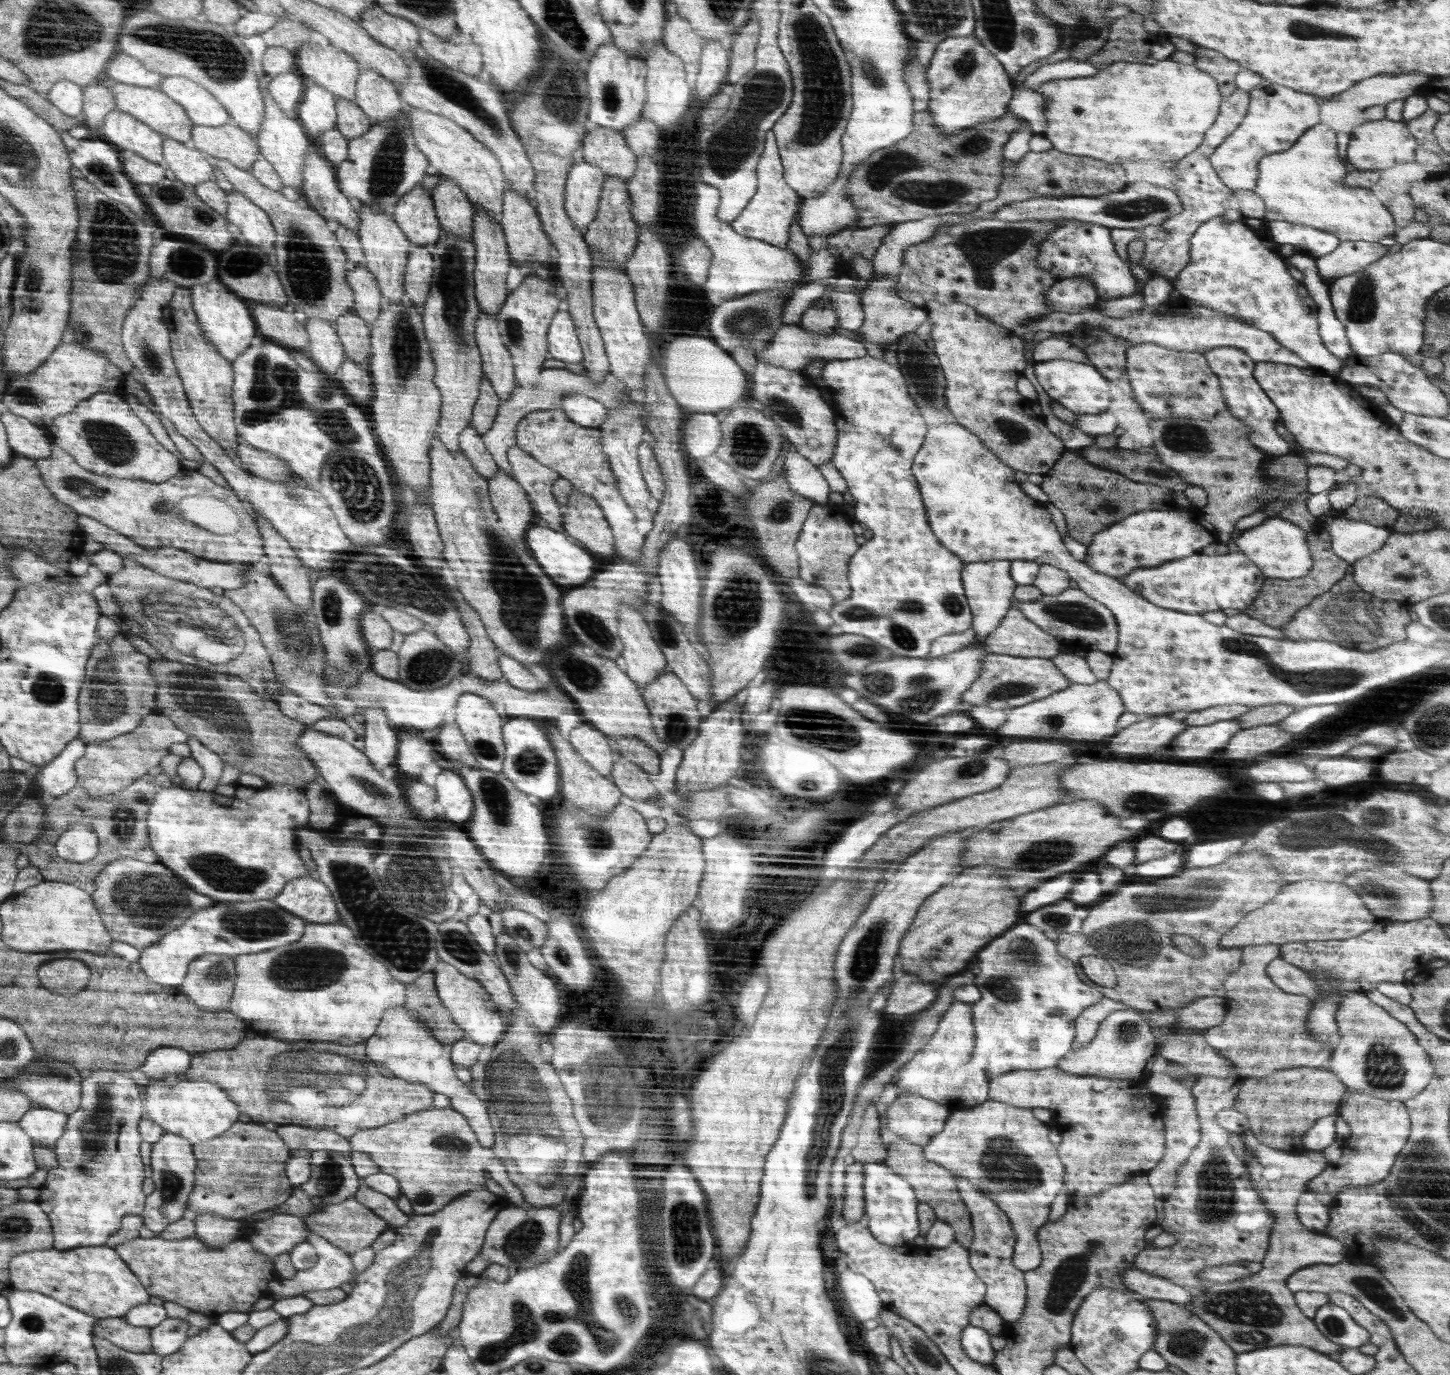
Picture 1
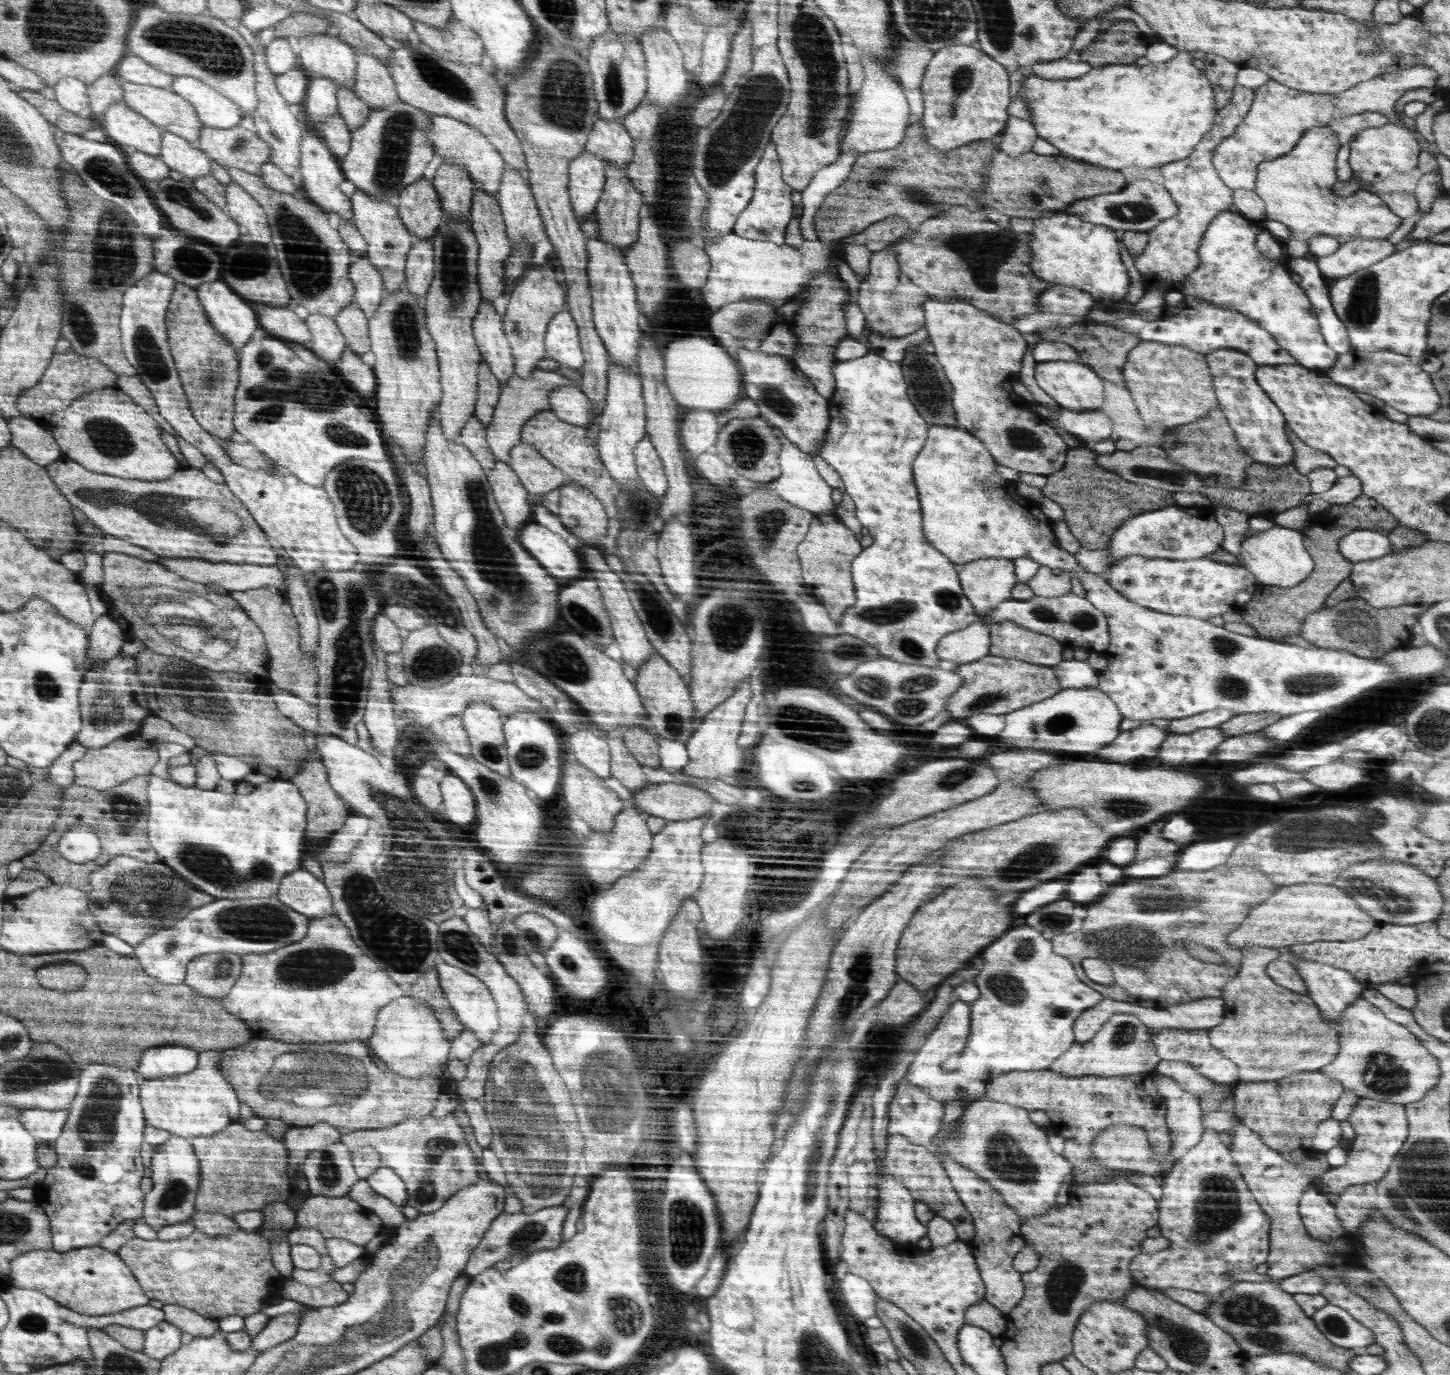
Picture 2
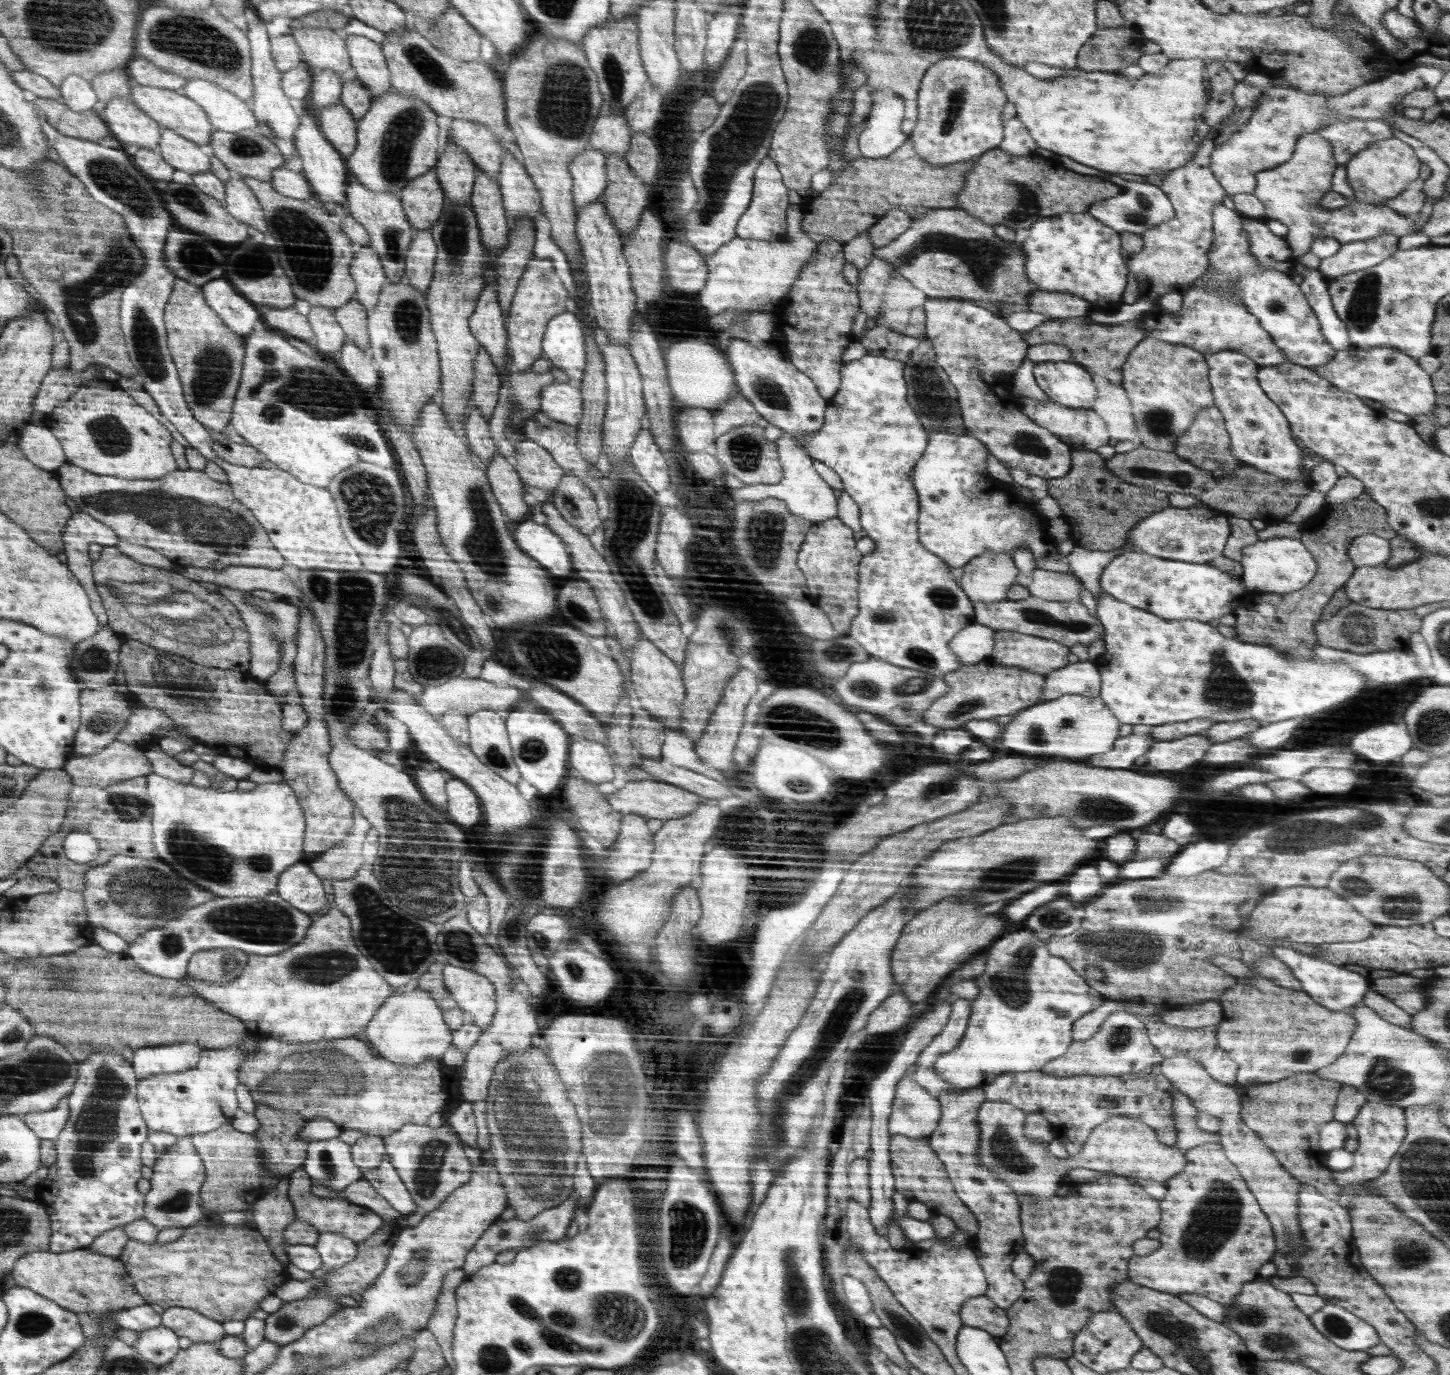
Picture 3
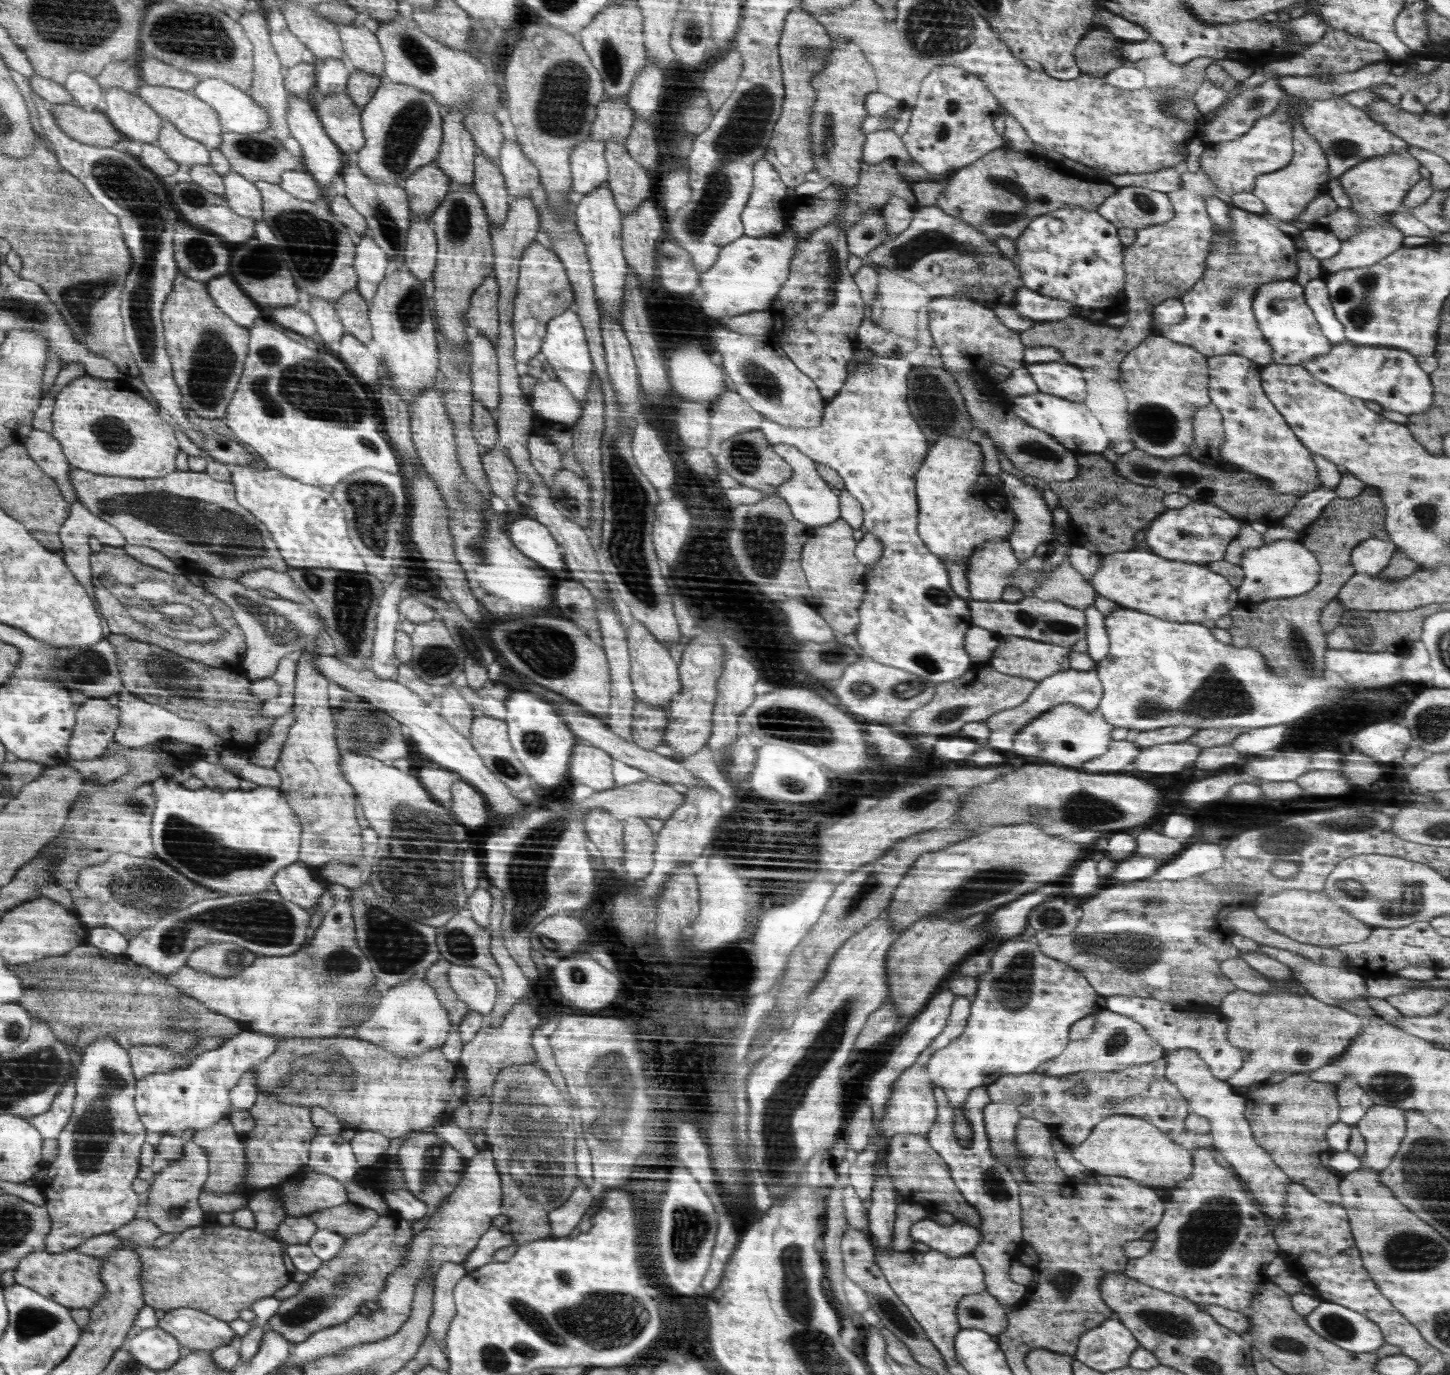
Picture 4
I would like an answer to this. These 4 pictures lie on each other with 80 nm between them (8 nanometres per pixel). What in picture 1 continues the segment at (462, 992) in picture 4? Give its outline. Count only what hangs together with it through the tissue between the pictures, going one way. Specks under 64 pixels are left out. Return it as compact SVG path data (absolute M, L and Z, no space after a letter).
M438 961L433 968L435 985L443 1005L451 1013L455 1023L465 1030L466 1037L476 1044L494 1045L503 1034L505 1024L500 1020L496 1005L490 1000L490 993L479 979L470 978L455 966L444 961Z

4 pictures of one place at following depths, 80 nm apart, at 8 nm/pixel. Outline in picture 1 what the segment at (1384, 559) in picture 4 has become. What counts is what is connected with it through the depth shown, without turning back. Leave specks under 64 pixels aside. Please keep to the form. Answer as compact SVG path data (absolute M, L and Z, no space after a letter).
M1335 509L1324 515L1320 525L1328 527L1332 552L1350 564L1382 548L1390 533L1390 529L1386 527L1351 521Z

